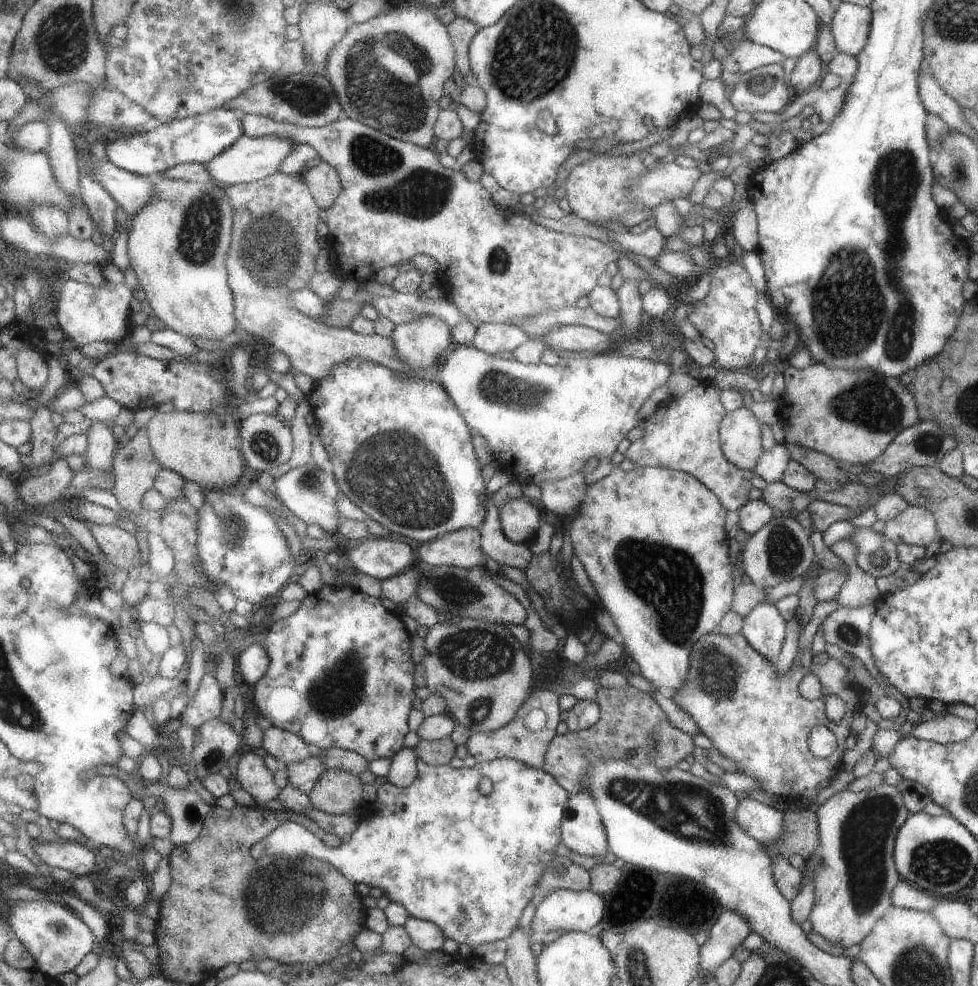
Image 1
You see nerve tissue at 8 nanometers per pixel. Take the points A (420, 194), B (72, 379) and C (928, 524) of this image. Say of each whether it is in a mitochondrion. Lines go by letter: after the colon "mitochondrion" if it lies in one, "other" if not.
A: mitochondrion
B: other
C: other

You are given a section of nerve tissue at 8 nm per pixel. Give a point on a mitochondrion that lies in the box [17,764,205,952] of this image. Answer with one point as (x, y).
(58, 928)

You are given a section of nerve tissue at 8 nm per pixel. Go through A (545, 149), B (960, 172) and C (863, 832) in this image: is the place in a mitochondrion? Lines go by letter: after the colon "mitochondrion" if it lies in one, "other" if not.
A: other
B: mitochondrion
C: mitochondrion

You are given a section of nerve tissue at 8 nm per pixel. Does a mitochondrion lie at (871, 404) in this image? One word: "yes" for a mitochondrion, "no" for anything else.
yes

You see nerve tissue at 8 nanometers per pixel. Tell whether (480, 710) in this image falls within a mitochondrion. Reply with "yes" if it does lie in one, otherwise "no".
yes

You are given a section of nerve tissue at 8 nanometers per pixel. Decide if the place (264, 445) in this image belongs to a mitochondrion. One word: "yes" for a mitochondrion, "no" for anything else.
yes

